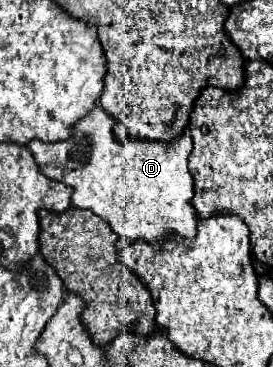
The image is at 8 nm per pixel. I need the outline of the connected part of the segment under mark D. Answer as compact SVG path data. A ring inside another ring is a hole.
M96 105L74 127L76 133L72 139L58 143L30 141L28 149L46 177L74 189L72 205L76 209L90 209L110 225L118 235L118 249L146 241L160 251L172 235L192 239L198 219L190 203L194 197L194 183L188 171L188 155L192 151L190 135L178 137L172 145L142 139L120 143L114 125L116 121Z

